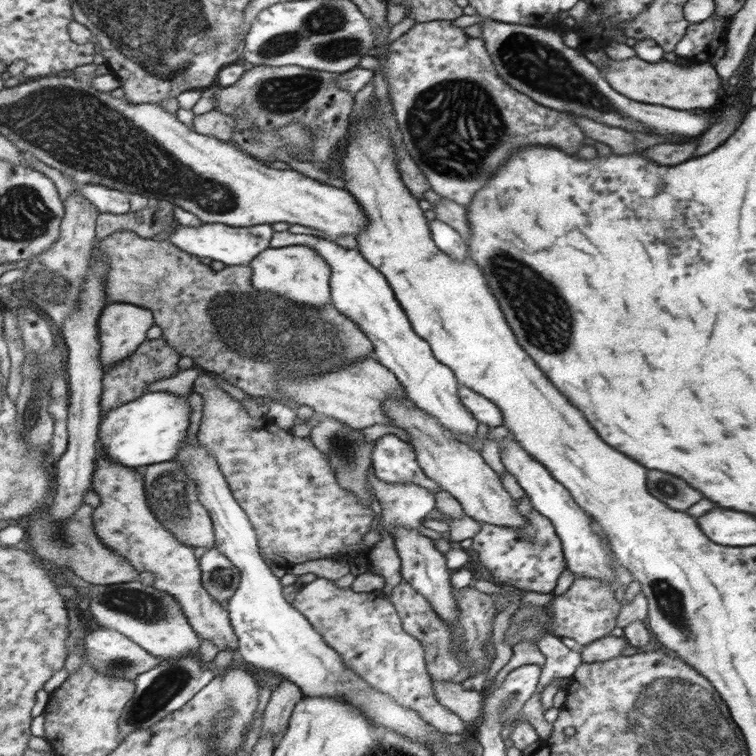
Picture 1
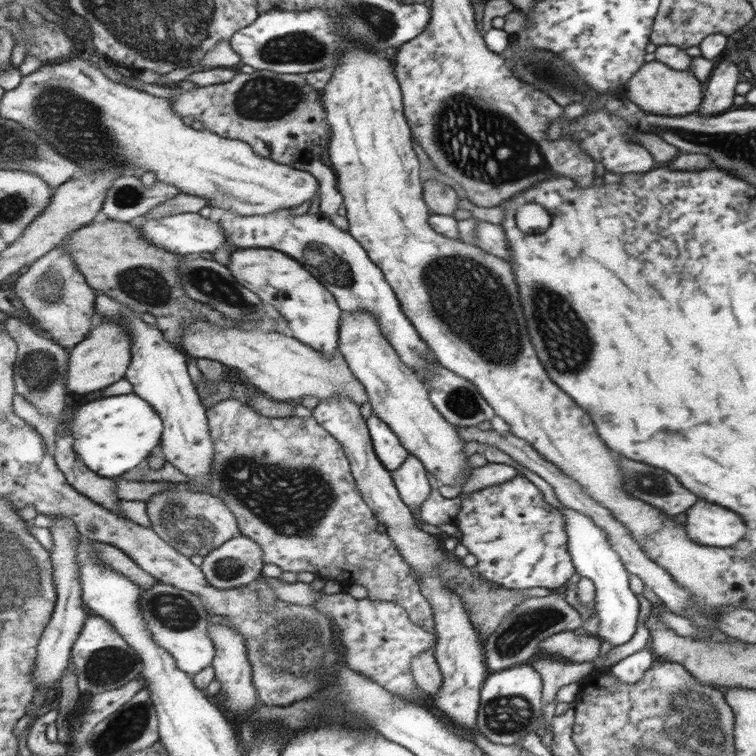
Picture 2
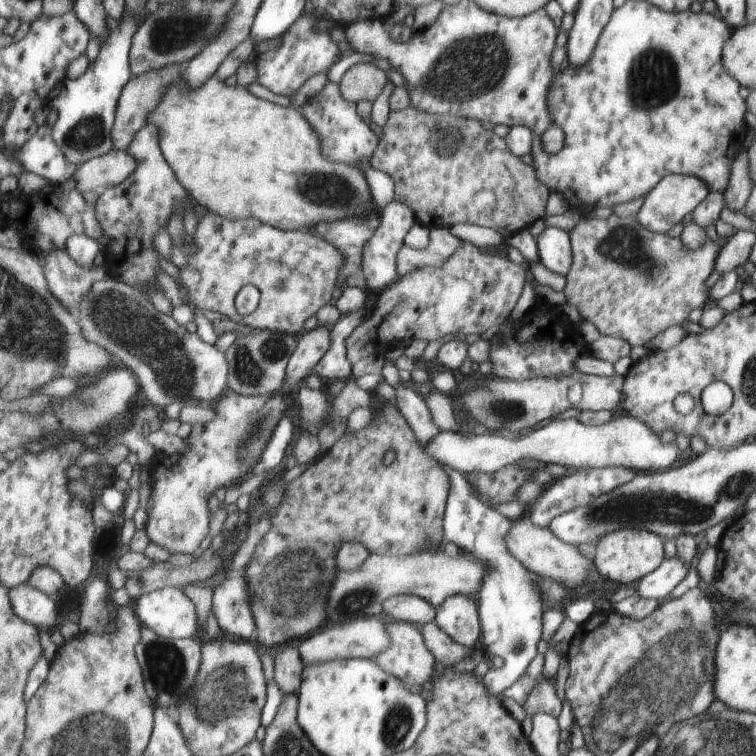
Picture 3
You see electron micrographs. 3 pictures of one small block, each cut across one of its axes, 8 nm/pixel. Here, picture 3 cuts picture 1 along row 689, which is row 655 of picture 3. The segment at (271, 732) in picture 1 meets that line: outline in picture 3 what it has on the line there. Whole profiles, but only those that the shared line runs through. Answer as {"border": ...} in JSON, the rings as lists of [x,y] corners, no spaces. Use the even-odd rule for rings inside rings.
{"border":[[[289,644],[284,650],[278,651],[274,658],[273,680],[285,696],[297,694],[302,680],[304,662],[296,646]]]}

